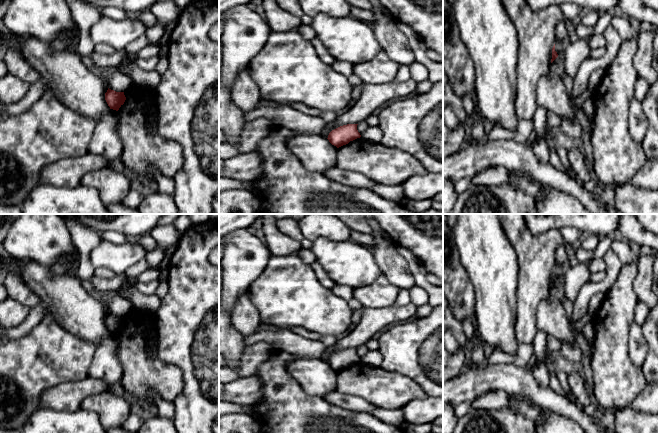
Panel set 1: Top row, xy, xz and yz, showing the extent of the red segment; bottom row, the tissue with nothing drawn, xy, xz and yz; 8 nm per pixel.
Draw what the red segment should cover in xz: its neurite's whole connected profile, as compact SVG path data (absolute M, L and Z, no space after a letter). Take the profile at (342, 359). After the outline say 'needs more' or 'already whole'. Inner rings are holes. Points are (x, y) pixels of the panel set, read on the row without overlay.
M347 348L340 350L332 354L328 359L329 366L336 370L337 372L348 368L350 365L353 365L357 362L360 362L361 359L357 354L358 348Z; already whole

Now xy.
M108 312L107 316L105 317L105 324L110 333L118 335L124 328L126 321L124 316L116 316Z; already whole

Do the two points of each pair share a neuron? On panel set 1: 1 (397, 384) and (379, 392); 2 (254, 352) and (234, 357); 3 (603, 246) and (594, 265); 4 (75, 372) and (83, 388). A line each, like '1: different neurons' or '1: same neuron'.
1: same neuron
2: different neurons
3: different neurons
4: different neurons

